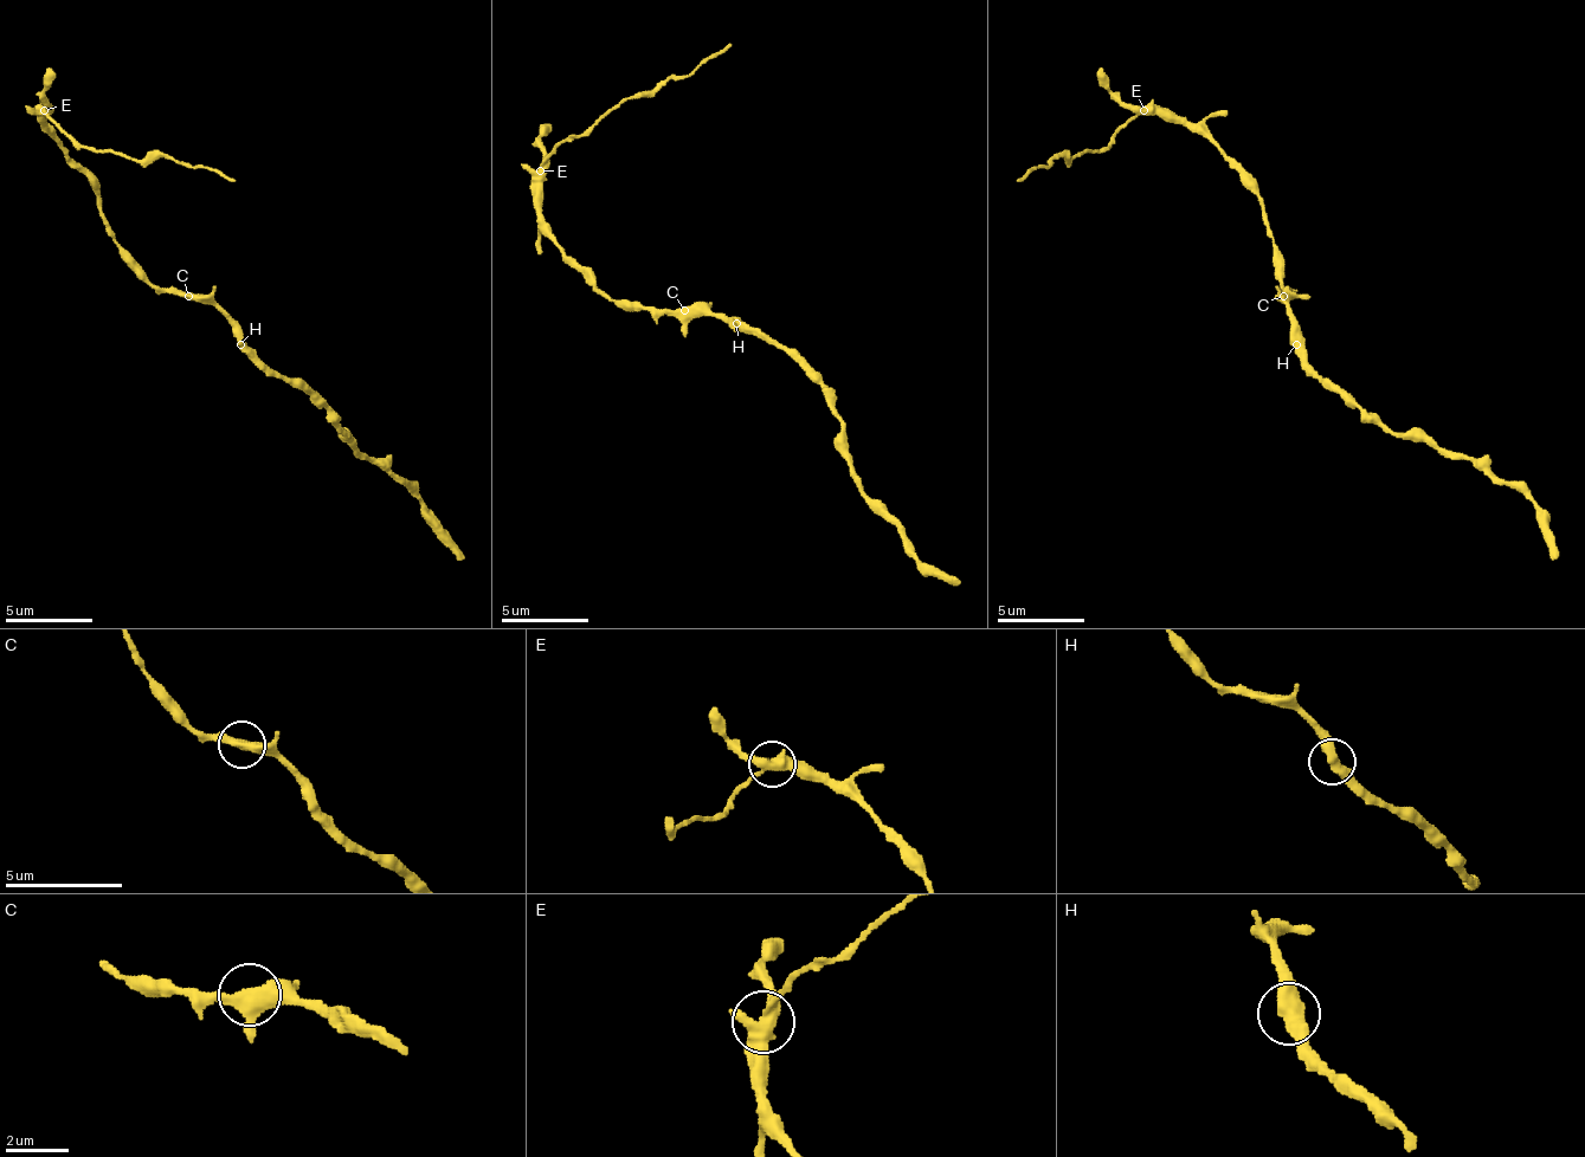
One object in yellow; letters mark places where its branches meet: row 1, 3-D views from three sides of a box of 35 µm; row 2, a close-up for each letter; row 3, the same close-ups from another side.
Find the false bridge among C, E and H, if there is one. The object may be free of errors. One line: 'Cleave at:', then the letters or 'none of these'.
Cleave at: E

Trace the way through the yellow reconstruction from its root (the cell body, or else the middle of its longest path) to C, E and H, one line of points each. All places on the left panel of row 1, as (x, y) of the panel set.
C: (158, 286), (175, 286), (188, 296)
E: (158, 286), (114, 239), (114, 230), (101, 208), (101, 191), (47, 133), (47, 116), (43, 111)
H: (158, 286), (175, 286), (201, 296), (232, 327), (232, 335), (240, 344)

